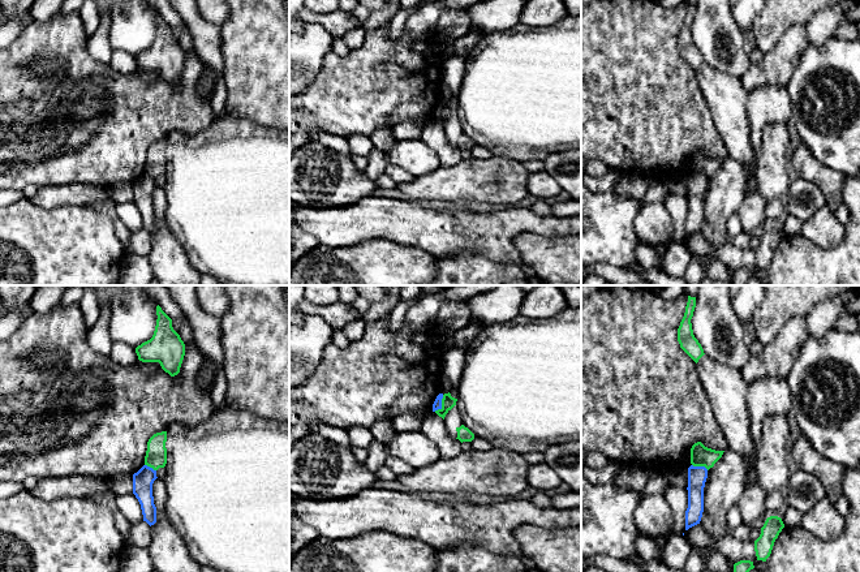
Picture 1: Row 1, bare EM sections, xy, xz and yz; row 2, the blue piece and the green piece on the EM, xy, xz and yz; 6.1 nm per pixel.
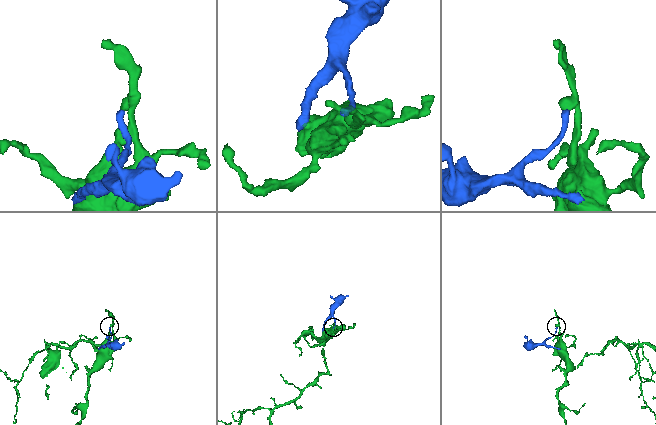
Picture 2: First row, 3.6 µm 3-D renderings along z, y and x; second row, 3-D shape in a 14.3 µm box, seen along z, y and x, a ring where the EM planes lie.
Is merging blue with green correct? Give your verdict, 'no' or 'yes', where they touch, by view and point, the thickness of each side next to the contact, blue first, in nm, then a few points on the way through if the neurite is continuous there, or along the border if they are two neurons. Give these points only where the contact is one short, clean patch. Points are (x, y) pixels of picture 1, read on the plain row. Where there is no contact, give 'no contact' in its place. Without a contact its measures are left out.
no; contact xz (441, 112); calibres 50 and 80 nm

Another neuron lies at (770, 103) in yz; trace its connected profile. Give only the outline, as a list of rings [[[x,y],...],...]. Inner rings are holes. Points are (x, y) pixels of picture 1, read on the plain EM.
[[[765,85],[749,93],[748,121],[756,159],[761,151],[761,134],[767,124],[786,124],[792,117],[791,98],[786,87]]]

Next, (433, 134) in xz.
[[[431,120],[421,132],[420,139],[431,147],[442,164],[442,167],[453,167],[459,164],[461,158],[461,150],[452,146],[448,142],[448,134],[444,128],[439,125],[435,120]]]

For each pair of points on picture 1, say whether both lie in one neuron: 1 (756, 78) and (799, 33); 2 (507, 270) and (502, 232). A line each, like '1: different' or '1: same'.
1: same
2: different

